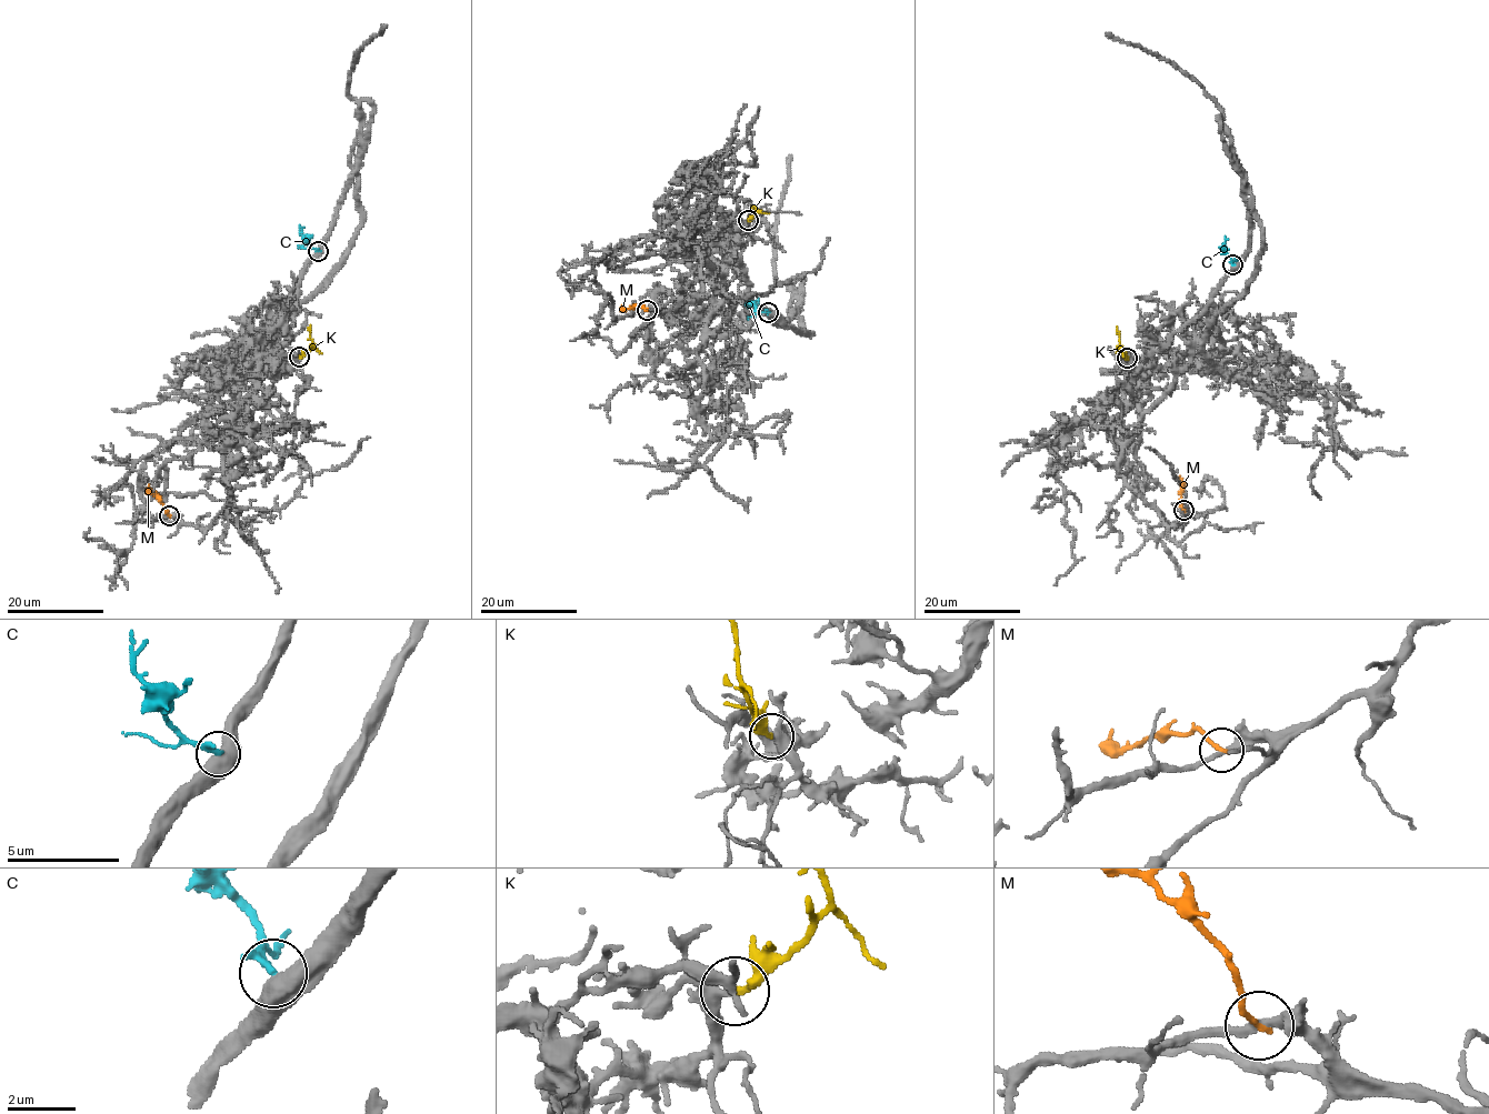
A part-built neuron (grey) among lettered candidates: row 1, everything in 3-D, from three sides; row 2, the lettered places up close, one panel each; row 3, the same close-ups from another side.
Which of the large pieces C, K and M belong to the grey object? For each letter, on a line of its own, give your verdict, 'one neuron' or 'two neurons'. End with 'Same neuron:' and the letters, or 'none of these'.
C: two neurons
K: one neuron
M: two neurons
Same neuron: K

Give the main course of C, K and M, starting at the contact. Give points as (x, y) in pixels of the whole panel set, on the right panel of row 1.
C: (1232, 266), (1223, 246), (1226, 236)
K: (1127, 358), (1116, 327)
M: (1185, 510), (1179, 477)

